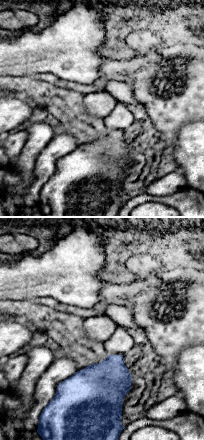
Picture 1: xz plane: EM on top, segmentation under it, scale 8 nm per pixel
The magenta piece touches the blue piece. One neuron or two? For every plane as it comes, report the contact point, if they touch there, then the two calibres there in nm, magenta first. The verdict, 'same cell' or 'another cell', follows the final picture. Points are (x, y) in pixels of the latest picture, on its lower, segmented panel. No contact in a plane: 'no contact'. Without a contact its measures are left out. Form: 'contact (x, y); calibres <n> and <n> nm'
no contact

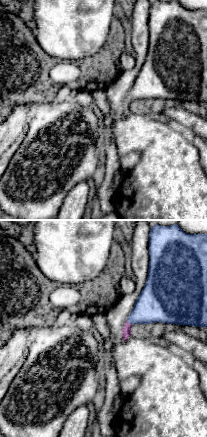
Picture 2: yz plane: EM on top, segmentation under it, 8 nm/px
contact (128, 322); calibres 80 and 280 nm

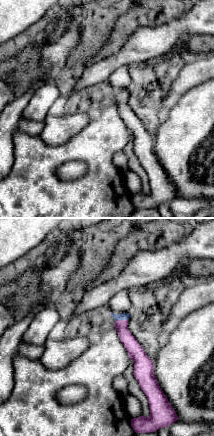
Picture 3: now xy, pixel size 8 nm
contact (121, 320); calibres 120 and 60 nm

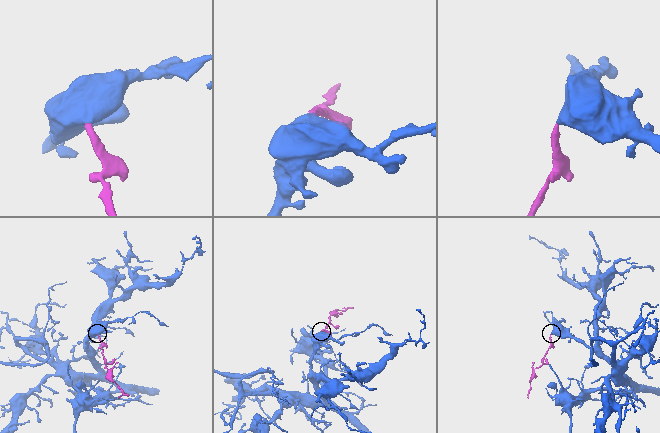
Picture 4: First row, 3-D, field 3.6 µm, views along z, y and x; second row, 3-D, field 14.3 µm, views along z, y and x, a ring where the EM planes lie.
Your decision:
same cell

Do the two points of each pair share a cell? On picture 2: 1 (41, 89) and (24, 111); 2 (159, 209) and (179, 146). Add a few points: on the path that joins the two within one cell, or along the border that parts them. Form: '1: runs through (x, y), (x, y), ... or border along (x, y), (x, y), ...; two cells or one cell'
1: border along (33, 107), (27, 104), (16, 104), (10, 113); two cells
2: runs through (167, 193), (169, 162); one cell

